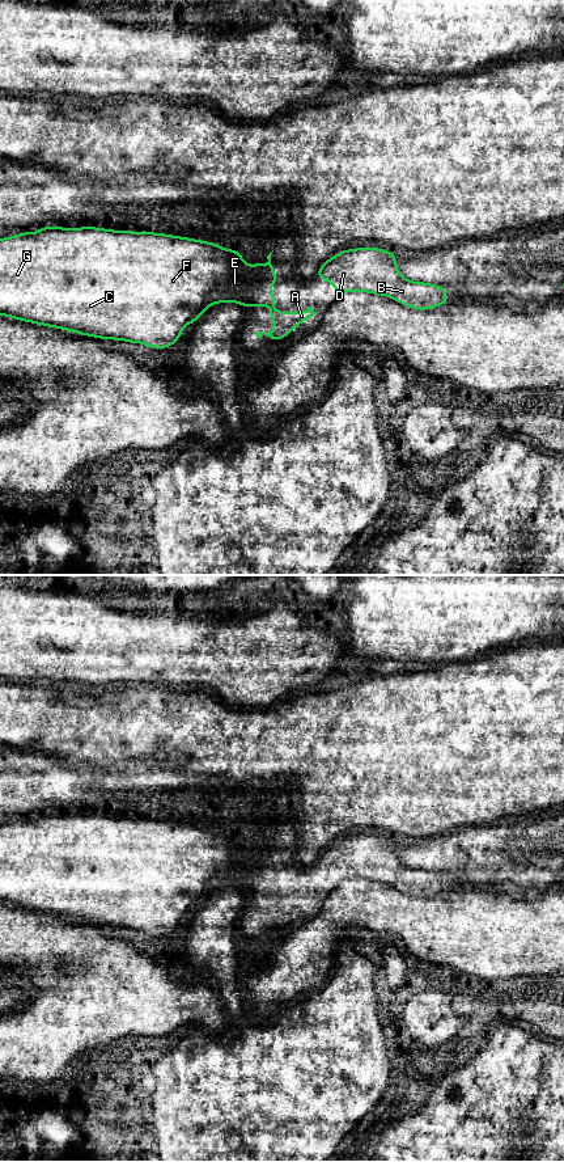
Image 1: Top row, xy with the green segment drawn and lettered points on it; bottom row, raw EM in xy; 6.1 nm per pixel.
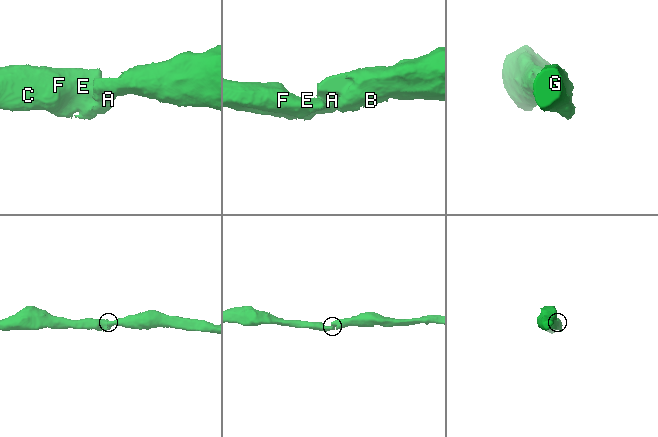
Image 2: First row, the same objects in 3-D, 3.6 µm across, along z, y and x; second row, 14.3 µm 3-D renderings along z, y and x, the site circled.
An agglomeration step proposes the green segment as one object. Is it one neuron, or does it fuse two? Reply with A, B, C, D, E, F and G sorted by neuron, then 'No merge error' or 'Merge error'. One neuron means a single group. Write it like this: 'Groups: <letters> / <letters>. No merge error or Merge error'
Groups: A B C D E F G. No merge error

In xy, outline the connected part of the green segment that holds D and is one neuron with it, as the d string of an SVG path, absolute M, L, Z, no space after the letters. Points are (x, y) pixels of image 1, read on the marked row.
M366 246L340 250L318 269L315 278L330 282L338 295L353 291L382 295L417 310L429 310L433 307L448 304L448 295L444 286L406 279L398 271L397 254L378 248Z

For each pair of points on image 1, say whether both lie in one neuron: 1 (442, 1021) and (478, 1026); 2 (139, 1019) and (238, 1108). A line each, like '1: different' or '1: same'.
1: different
2: different

